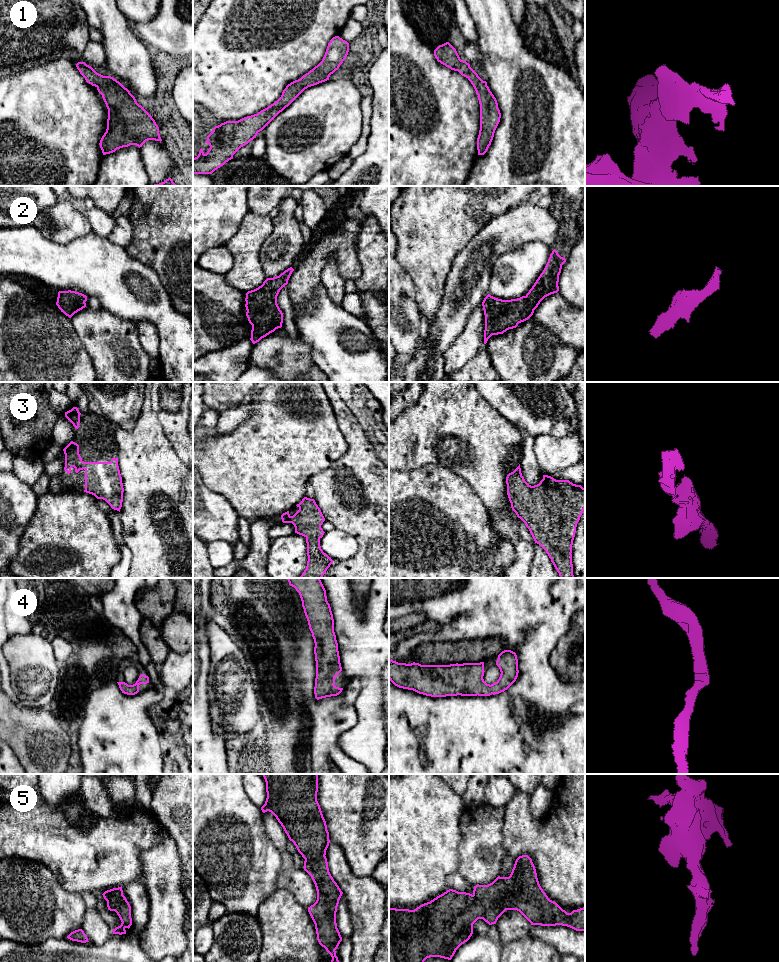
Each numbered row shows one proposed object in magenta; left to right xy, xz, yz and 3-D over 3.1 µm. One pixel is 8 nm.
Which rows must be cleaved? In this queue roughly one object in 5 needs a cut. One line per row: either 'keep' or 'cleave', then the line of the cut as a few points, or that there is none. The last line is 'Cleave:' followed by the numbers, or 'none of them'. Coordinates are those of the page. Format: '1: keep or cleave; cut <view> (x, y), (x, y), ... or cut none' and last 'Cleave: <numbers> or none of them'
1: keep; cut none
2: keep; cut none
3: keep; cut none
4: keep; cut none
5: keep; cut none
Cleave: none of them

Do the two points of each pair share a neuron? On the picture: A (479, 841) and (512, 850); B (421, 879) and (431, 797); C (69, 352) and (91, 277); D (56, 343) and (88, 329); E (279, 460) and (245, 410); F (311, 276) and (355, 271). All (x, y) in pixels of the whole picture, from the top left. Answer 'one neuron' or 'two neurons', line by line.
A: two neurons
B: one neuron
C: two neurons
D: two neurons
E: two neurons
F: one neuron

